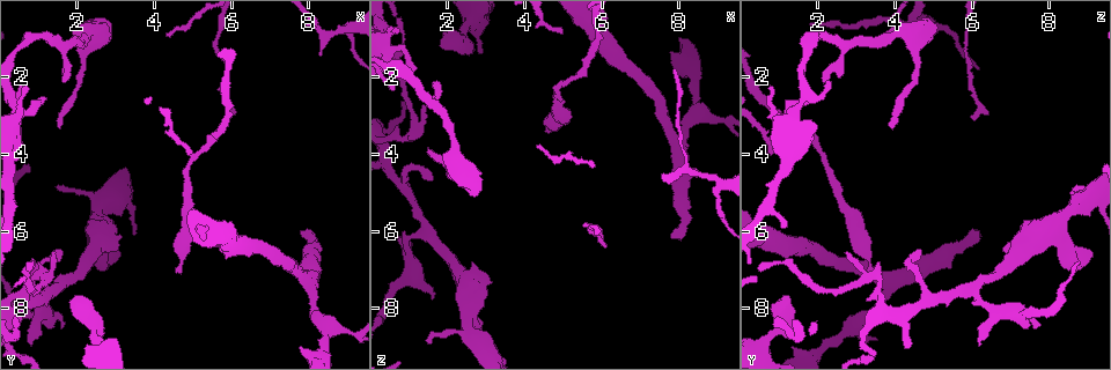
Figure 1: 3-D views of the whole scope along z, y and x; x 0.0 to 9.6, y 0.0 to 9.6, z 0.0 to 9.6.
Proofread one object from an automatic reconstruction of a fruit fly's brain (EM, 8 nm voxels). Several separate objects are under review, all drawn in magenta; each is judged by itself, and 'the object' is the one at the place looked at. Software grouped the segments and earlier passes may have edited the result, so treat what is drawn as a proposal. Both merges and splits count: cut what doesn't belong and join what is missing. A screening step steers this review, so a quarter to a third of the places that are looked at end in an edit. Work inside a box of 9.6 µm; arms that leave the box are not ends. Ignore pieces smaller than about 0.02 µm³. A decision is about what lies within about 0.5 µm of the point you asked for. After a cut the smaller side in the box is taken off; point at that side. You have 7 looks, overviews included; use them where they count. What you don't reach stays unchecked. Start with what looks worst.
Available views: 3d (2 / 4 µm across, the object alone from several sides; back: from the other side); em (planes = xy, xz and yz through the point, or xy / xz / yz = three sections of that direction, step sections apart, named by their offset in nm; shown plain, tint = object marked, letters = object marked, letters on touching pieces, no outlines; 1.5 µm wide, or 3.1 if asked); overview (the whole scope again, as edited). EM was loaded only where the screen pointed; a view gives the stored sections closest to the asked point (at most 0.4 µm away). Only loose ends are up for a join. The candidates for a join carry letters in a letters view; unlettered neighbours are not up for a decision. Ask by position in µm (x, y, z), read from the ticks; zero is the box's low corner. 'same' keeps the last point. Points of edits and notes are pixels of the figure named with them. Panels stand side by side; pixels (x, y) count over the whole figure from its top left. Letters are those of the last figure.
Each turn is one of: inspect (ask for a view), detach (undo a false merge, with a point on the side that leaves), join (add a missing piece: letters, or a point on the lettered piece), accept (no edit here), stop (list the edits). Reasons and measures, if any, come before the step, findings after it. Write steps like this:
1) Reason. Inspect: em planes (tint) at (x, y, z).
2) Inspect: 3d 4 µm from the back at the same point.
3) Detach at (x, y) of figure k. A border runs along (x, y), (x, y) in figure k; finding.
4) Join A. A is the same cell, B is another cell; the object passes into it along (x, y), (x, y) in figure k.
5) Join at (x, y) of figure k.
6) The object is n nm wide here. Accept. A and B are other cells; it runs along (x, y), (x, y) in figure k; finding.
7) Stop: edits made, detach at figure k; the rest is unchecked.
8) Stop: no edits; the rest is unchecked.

Branch stops here. Inspect: 3d 4 µm at (7.85, 5.95, 6.10).

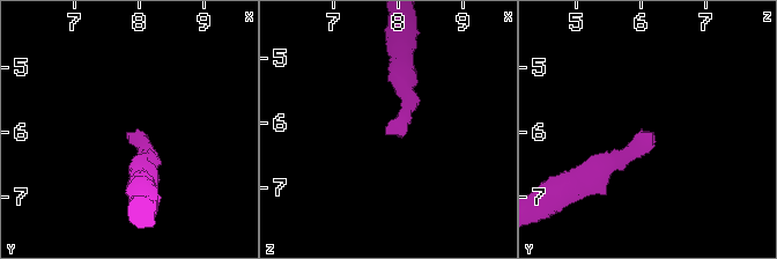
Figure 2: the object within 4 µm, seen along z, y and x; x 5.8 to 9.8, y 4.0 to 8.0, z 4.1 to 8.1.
Inspect: em planes (letters) at (7.80, 6.00, 6.15).

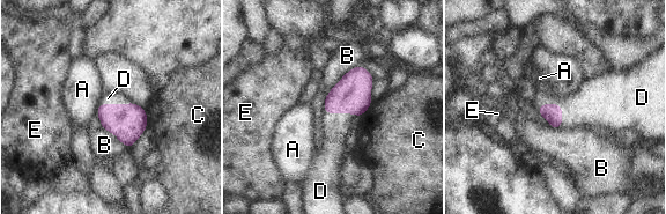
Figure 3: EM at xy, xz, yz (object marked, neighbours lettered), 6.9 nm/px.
Join D. D is the same cell, A, B, C and E are other cells; the cell continues.

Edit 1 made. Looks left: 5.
Redraw. Inspect: overview.

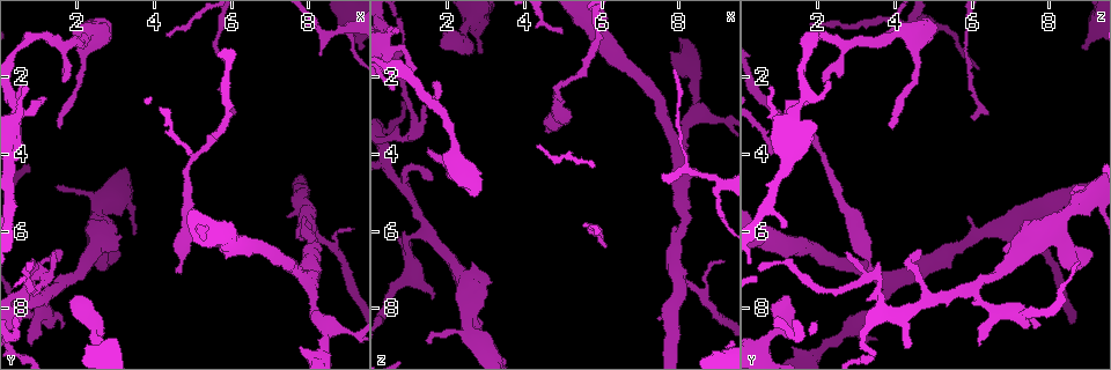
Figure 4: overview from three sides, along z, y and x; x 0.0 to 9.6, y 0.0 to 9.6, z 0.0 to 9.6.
Free end. Inspect: em xy step 8 (tint) at (1.15, 2.55, 1.80).

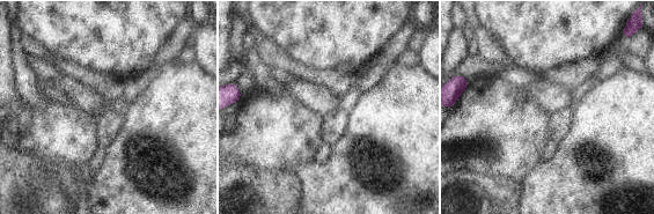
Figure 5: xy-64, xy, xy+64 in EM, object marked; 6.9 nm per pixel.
Cut it another way. Inspect: em planes (letters) at the same point.

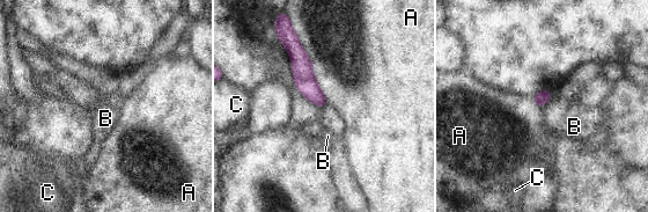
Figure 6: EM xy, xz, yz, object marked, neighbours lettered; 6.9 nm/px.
Accept. A, B and C are other cells; it runs along (291, 46), (321, 103) in figure 6; none of them fits.

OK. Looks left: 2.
Stop: edits made, join at figure 3; the rest is unchecked.

